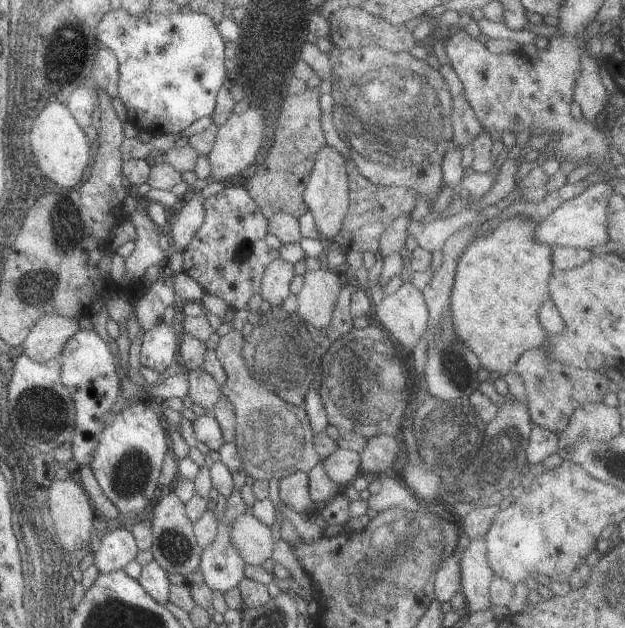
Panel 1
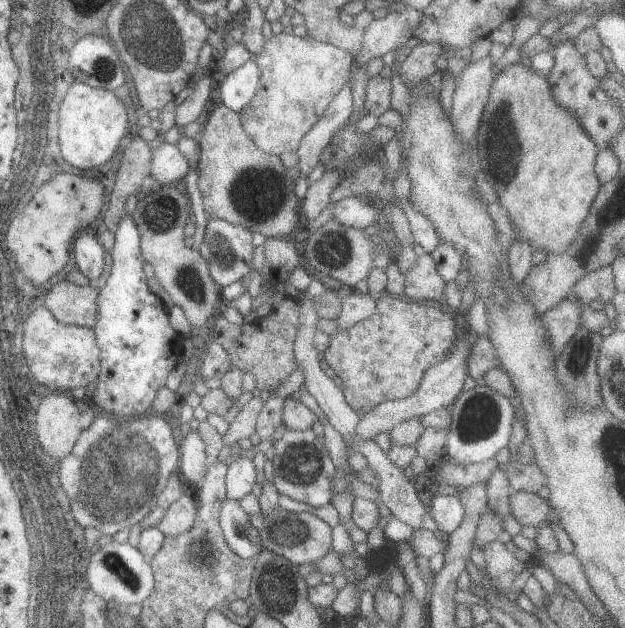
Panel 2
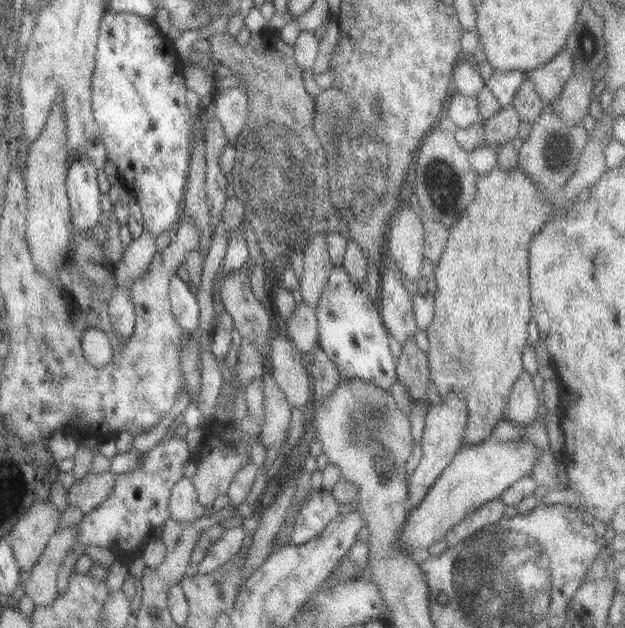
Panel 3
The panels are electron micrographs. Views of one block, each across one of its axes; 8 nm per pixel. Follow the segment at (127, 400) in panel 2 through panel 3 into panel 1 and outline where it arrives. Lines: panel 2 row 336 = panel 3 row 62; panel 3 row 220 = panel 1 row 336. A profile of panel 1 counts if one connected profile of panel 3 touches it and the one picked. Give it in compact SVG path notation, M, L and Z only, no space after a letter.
M159 320L141 336L139 364L162 373L177 359L178 336L171 325Z

